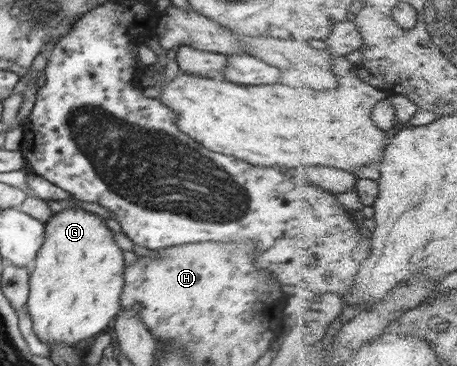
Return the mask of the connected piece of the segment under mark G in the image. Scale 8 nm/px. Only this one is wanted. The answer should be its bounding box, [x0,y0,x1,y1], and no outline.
[27,207,125,350]

